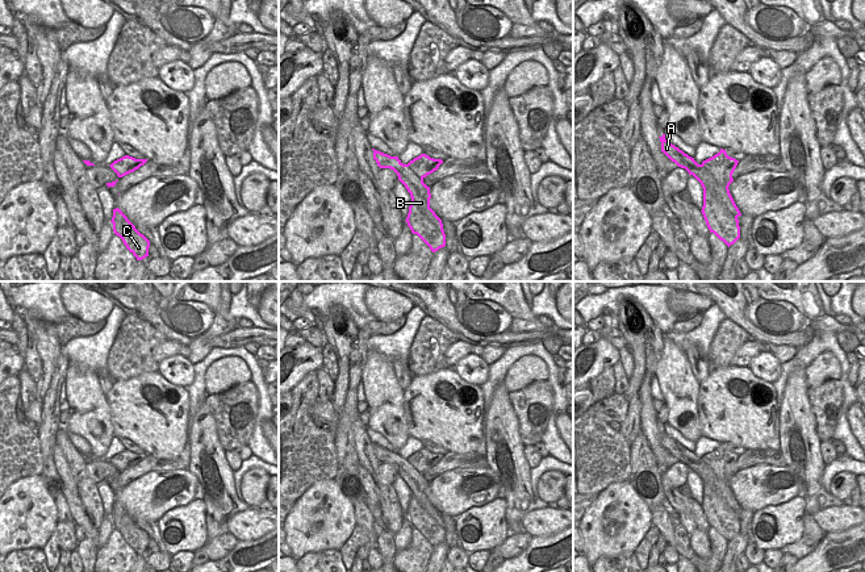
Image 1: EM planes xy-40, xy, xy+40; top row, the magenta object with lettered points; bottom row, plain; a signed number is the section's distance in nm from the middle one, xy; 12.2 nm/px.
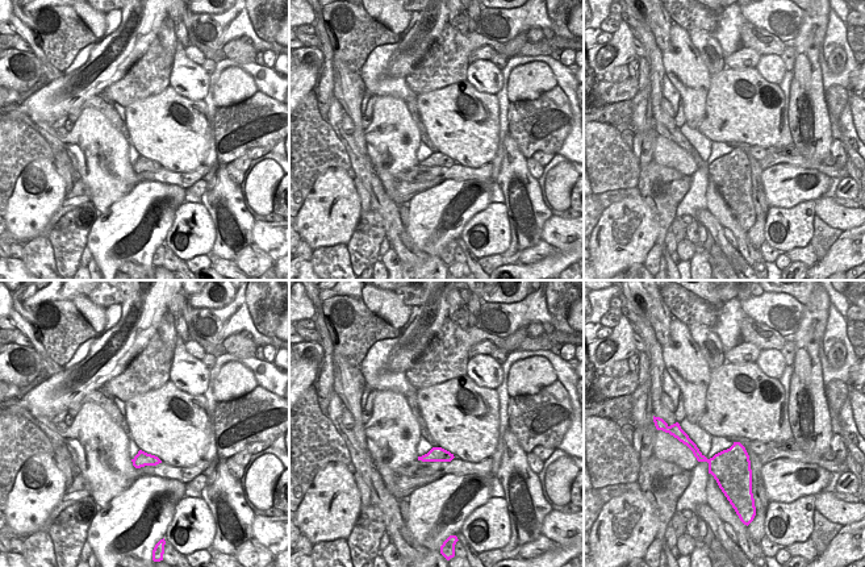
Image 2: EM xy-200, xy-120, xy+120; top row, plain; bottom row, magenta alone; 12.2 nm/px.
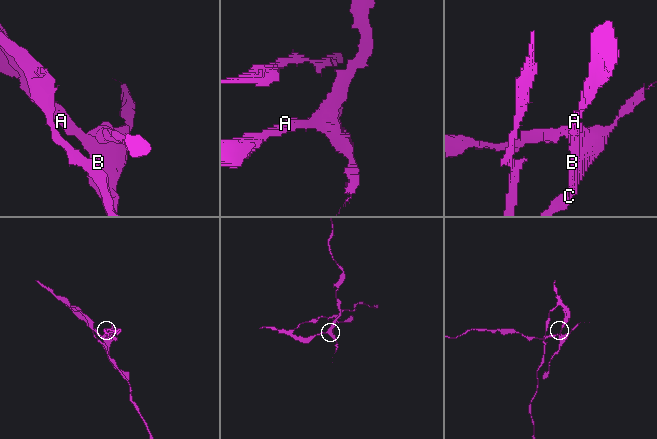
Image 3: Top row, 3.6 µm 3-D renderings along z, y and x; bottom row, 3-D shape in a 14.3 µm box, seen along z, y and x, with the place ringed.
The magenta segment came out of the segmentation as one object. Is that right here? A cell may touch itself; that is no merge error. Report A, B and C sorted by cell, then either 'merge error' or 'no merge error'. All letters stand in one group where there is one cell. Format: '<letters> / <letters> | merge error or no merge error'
A / B C | merge error

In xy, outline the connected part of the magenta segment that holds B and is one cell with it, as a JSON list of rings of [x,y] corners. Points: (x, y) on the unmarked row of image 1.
[[[411,481],[410,488],[411,497],[406,512],[406,518],[413,529],[417,529],[432,547],[446,540],[446,529],[443,525],[442,514],[430,502],[430,481],[421,489],[415,481]]]

